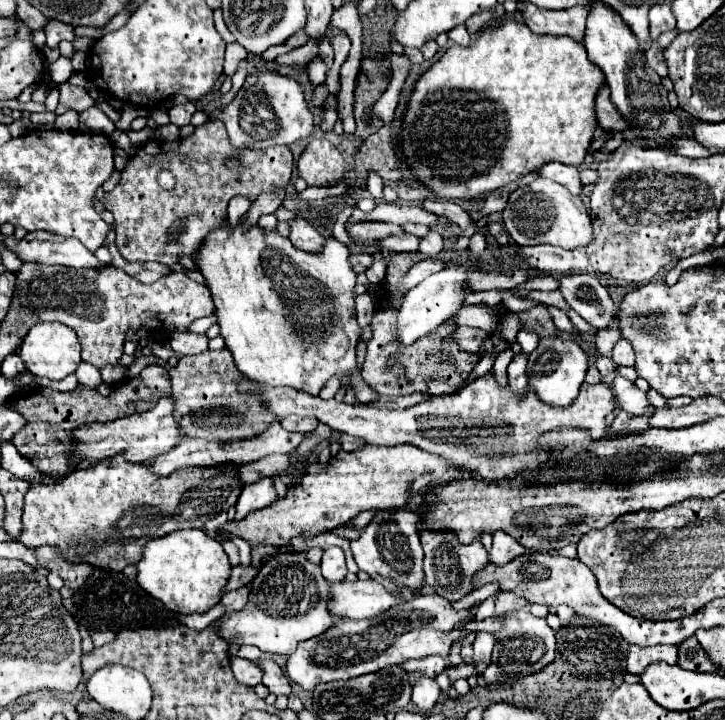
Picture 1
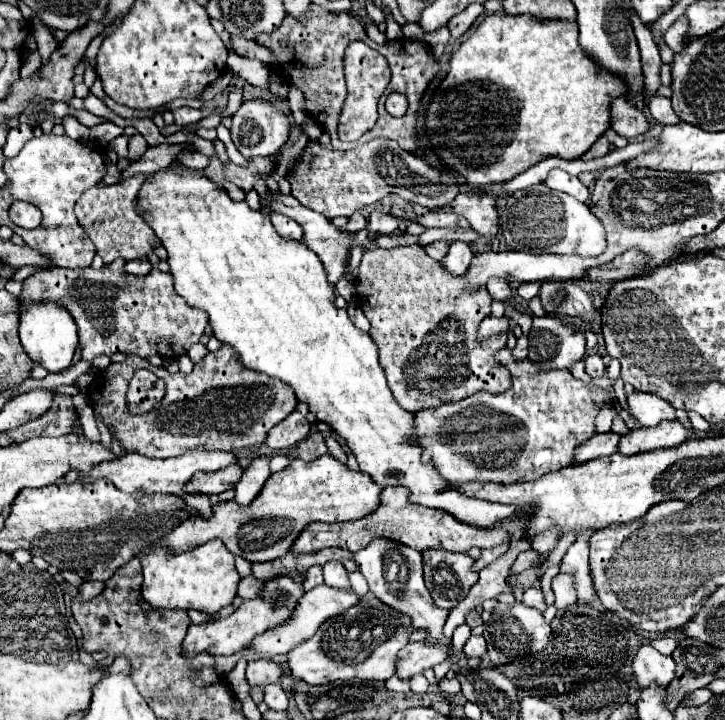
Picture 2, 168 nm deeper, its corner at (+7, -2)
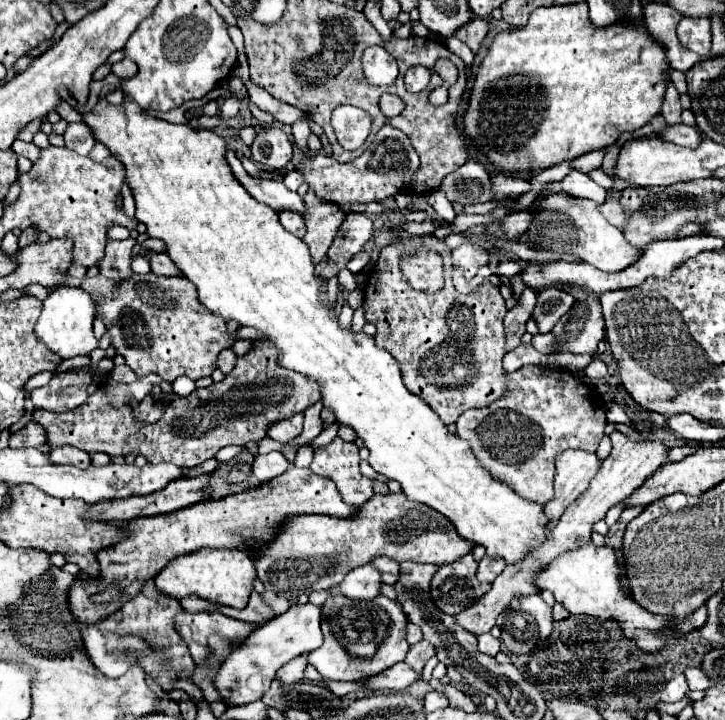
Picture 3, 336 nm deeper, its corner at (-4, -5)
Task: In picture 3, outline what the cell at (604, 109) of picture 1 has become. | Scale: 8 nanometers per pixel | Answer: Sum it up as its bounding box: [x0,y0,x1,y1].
[663,125,701,147]

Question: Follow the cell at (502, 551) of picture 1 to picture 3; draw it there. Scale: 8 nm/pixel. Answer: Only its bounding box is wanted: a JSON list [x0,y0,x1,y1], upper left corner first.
[477,557,505,583]

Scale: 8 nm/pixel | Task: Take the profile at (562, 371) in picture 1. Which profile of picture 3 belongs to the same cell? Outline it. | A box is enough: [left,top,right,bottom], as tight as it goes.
[553,293,605,355]

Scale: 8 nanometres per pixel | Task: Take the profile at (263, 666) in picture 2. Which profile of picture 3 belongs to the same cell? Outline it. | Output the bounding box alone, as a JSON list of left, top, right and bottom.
[277,655,307,683]

